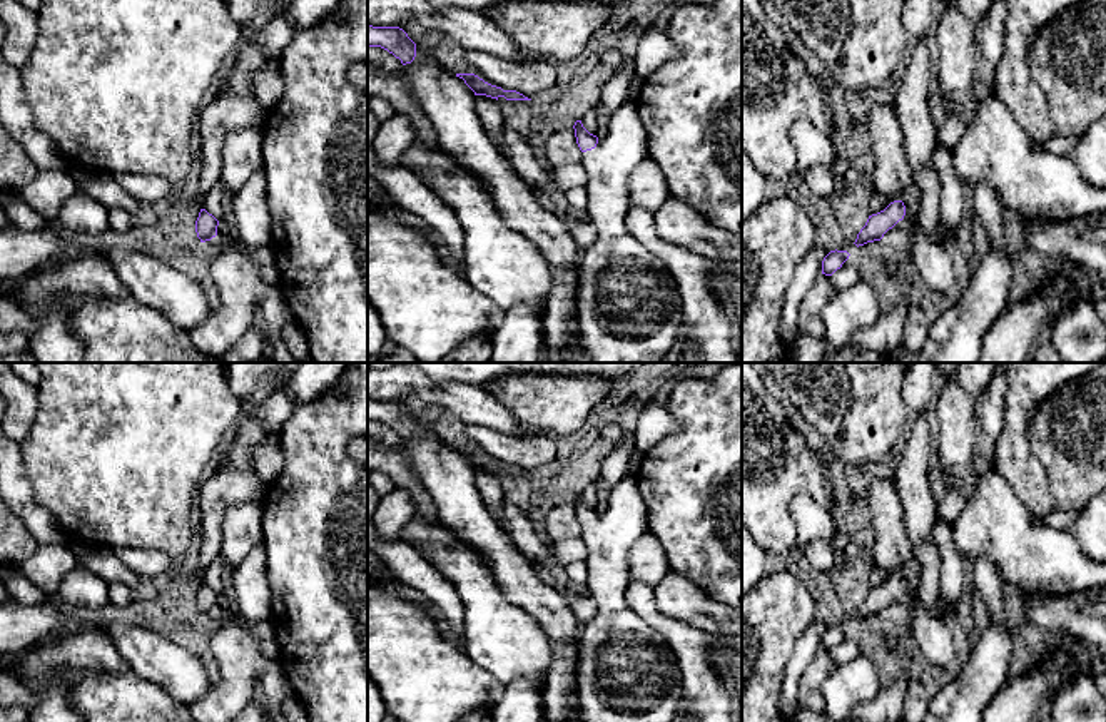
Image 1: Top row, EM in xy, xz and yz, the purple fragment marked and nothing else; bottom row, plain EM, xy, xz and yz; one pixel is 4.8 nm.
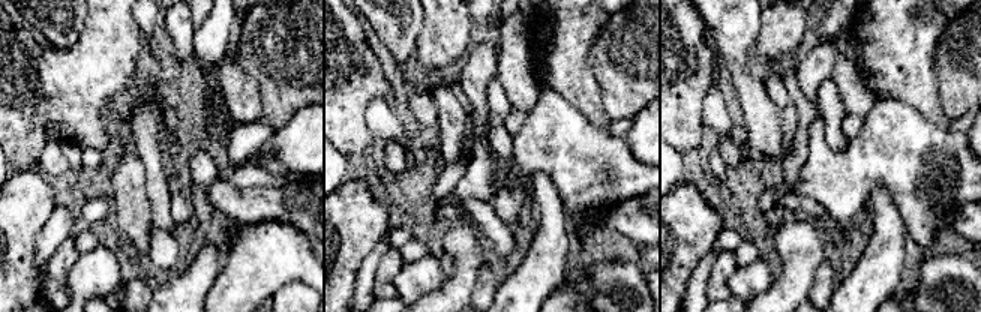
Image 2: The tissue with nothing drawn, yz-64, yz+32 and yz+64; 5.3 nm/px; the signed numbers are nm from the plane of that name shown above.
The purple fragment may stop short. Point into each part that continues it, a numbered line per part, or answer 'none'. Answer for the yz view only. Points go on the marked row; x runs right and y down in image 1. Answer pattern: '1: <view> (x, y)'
1: yz (911, 198)

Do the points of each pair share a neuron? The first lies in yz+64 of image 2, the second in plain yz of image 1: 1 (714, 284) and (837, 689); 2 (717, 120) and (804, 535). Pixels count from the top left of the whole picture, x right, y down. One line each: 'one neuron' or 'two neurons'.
1: two neurons
2: one neuron

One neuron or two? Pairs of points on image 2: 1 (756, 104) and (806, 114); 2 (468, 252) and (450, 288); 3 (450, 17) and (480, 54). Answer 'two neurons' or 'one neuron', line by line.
1: two neurons
2: one neuron
3: two neurons

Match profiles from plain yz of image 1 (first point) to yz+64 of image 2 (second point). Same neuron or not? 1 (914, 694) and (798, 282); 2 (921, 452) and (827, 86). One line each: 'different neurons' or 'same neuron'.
1: different neurons
2: different neurons

